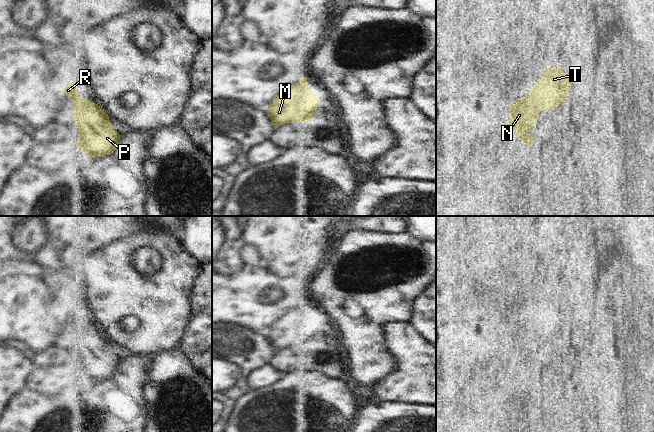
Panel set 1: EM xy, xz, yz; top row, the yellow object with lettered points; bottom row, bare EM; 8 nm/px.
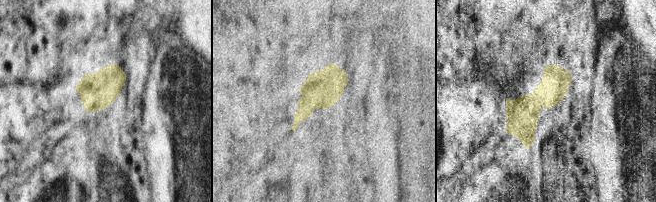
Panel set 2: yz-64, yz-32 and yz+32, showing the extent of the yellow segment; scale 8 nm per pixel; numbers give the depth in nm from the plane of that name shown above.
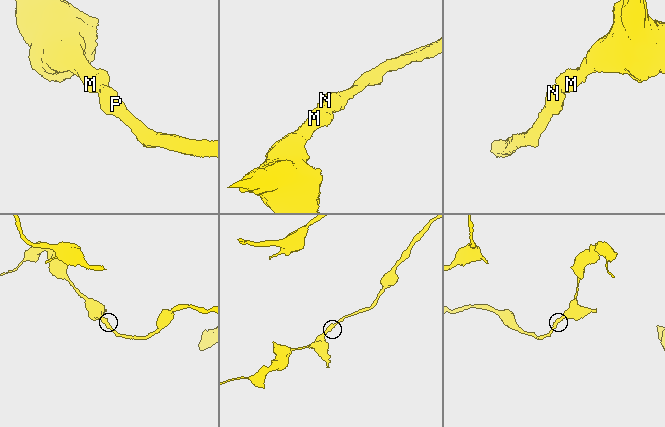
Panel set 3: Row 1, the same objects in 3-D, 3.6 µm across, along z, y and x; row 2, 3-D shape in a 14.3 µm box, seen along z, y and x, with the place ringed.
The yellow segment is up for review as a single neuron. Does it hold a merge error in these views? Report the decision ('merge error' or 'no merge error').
no merge error

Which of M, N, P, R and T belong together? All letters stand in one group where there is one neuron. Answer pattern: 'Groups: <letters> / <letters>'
Groups: M N P R T.

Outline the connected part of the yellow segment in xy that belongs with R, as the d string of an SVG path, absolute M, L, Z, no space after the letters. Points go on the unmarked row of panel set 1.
M67 306L62 314L74 330L71 341L79 356L76 370L89 383L113 377L121 359L110 347L108 338L93 325L80 321L76 309Z

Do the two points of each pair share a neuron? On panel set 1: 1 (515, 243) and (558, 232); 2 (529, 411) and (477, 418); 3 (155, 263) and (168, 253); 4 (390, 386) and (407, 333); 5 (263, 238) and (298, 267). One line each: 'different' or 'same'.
1: same
2: same
3: different
4: same
5: same

